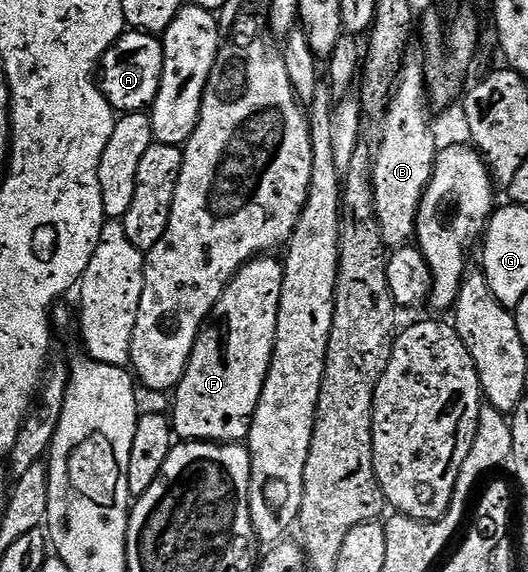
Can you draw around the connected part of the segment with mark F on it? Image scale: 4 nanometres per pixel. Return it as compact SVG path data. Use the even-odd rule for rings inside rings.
M275 256L252 258L227 283L215 309L211 312L209 321L200 330L193 344L193 352L187 361L183 379L173 391L173 430L180 439L216 444L239 444L246 439L247 433L251 430L257 400L261 400L261 388L265 384L265 376L269 372L273 356L282 287L283 263L278 257L275 259Z

